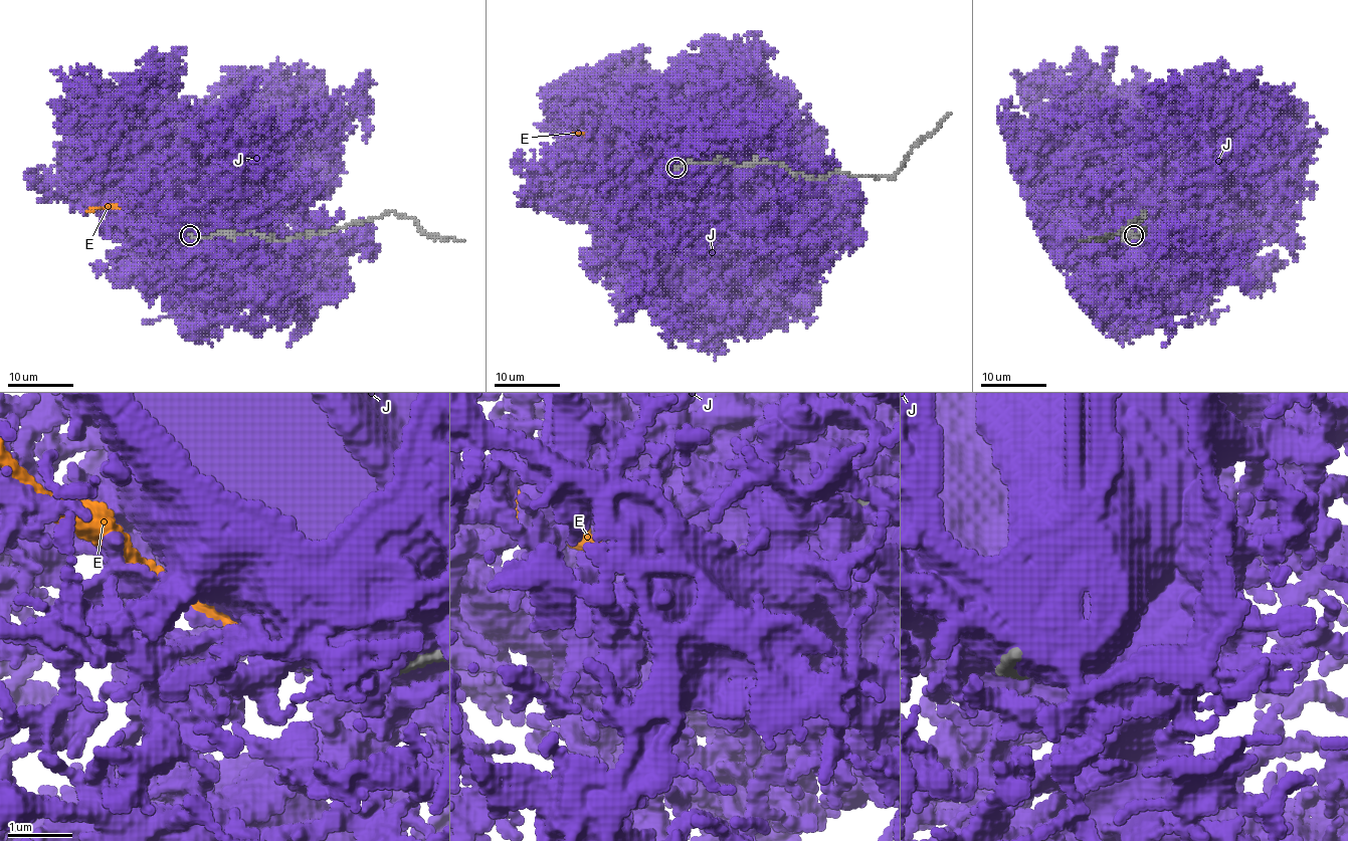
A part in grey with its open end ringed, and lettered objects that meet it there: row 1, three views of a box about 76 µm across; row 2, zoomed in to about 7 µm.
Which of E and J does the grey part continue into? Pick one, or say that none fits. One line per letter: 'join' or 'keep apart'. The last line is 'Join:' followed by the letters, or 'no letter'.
E: keep apart
J: keep apart
Join: no letter

